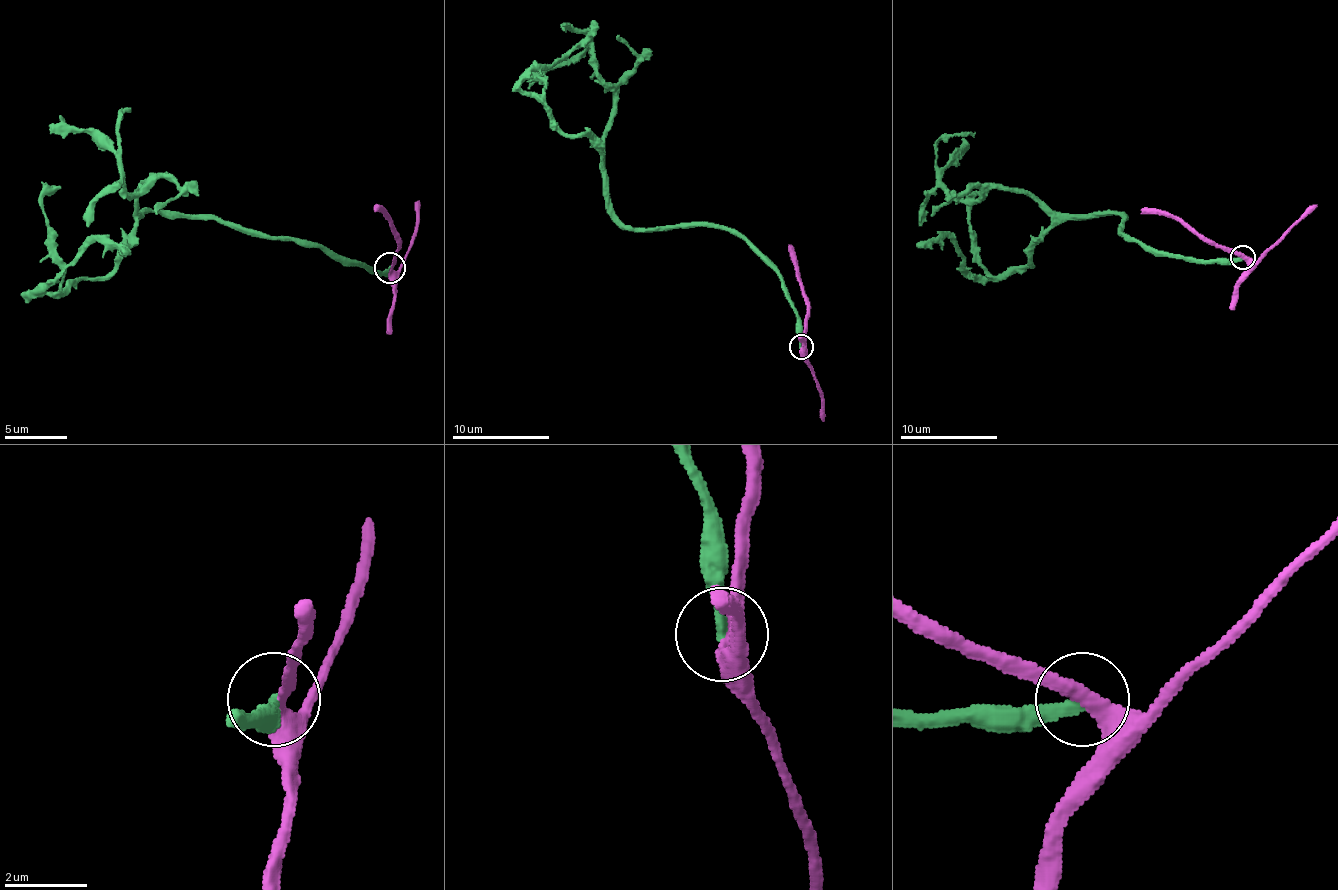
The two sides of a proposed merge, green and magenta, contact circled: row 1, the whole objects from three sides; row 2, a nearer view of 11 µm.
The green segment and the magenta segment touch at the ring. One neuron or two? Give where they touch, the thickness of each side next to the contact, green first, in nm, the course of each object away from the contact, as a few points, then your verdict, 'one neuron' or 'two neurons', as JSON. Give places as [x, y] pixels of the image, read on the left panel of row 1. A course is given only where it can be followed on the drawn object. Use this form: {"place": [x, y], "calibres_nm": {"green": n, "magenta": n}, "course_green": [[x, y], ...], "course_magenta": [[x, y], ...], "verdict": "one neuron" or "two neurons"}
{"place": [389, 267], "calibres_nm": {"green": 300, "magenta": 300}, "course_green": [[389, 266], [342, 266], [296, 238], [150, 210], [116, 266], [29, 291], [94, 241], [128, 254]], "course_magenta": [[392, 266], [398, 241], [379, 210], [373, 210]], "verdict": "two neurons"}

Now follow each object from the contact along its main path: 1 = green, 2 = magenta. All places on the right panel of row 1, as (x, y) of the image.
1: (1242, 256), (1155, 256), (1109, 213), (1060, 220), (1031, 266), (1000, 276), (966, 273), (949, 237), (917, 247)
2: (1242, 256), (1198, 237), (1172, 217), (1140, 213)

